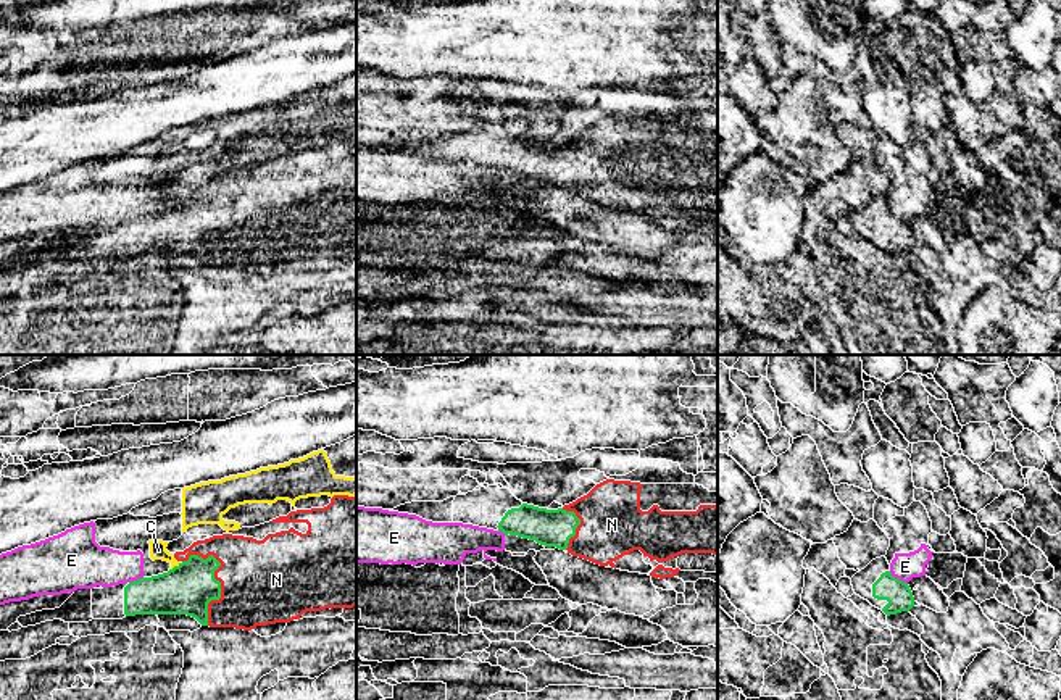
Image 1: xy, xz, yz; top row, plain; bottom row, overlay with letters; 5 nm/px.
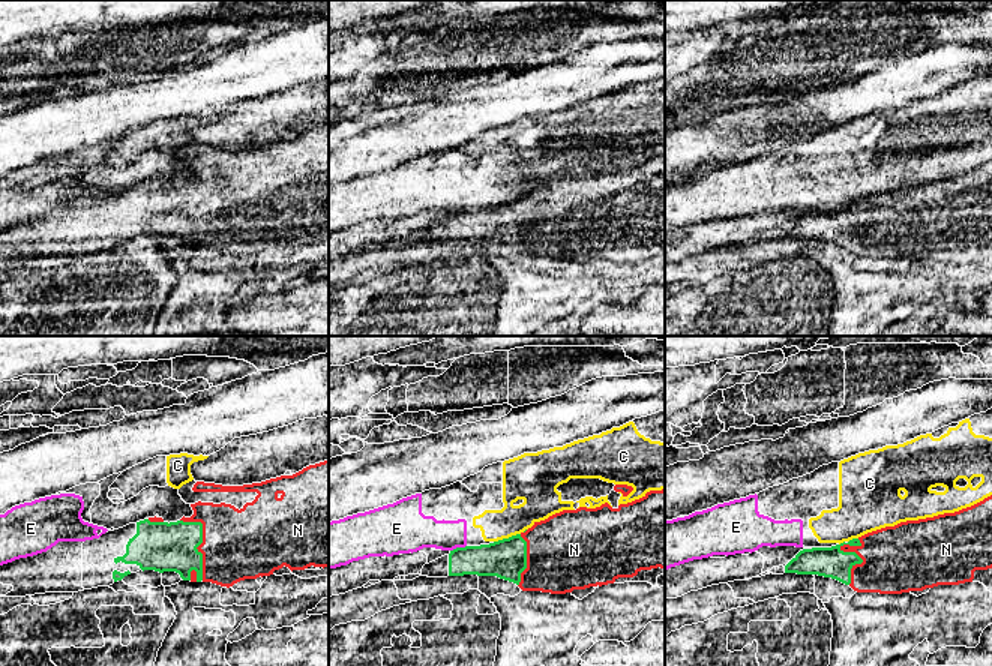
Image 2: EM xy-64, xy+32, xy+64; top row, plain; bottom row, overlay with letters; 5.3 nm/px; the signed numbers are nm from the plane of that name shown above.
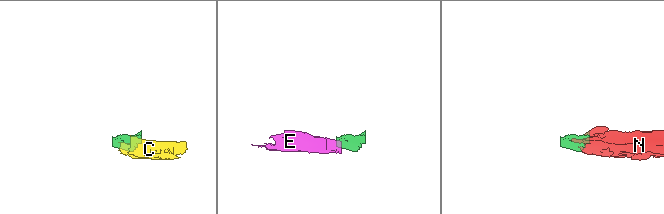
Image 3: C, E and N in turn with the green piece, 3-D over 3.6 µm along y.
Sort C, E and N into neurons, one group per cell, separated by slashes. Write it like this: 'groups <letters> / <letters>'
groups C E / N

